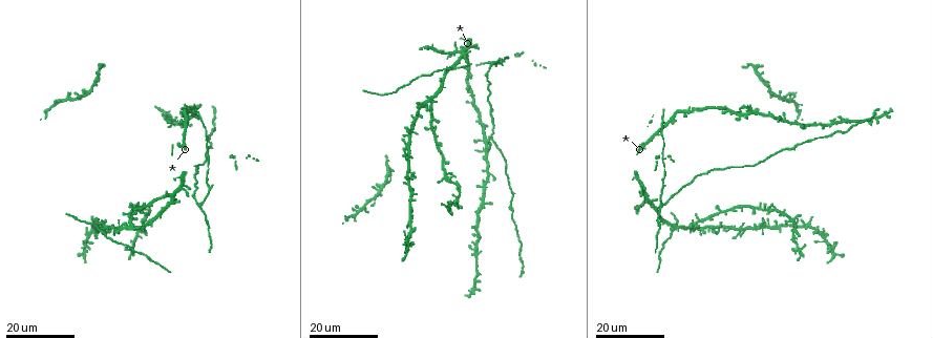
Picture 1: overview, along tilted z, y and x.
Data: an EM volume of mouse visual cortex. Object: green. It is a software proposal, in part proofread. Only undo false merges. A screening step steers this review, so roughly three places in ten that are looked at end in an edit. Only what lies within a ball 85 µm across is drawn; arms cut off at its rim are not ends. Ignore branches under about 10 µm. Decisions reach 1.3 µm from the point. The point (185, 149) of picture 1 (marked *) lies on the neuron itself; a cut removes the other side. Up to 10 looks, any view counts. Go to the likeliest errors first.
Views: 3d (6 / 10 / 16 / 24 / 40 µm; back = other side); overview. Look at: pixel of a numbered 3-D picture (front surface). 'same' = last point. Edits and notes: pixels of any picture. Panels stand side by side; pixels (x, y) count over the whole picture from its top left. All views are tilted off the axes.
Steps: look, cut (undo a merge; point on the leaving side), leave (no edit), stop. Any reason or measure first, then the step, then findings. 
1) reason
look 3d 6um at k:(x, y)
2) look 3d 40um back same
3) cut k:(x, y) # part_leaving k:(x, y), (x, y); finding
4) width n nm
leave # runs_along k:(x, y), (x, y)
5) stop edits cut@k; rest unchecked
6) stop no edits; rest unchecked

three-way junction
look 3d 24um at 1:(760, 79)

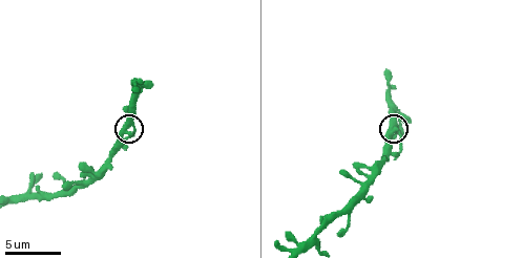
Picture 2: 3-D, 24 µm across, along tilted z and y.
look 3d 6um at 2:(396, 130)

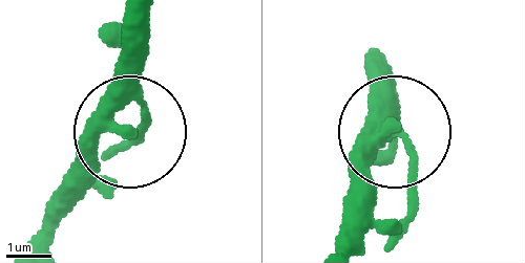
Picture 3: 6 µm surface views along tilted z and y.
width 250 nm
leave # all the same neuron

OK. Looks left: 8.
thin arm on a thick one
look 3d 24um at 1:(172, 202)

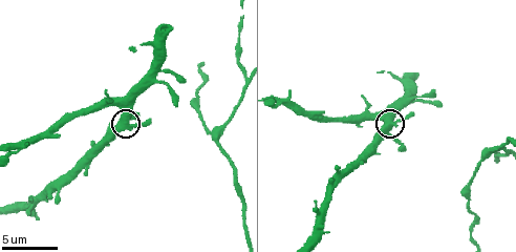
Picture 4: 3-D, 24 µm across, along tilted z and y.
look 3d 6um at 4:(385, 132)

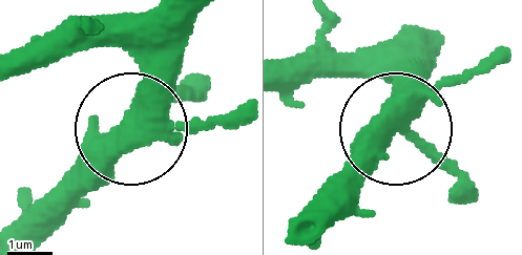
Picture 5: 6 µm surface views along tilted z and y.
arms 4
leave # one neuron here

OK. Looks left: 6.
three-way junction
look 3d 16um at 4:(219, 130)

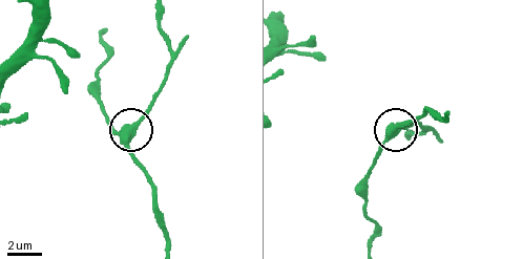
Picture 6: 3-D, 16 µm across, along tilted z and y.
look 3d 16um back at 6:(130, 135)

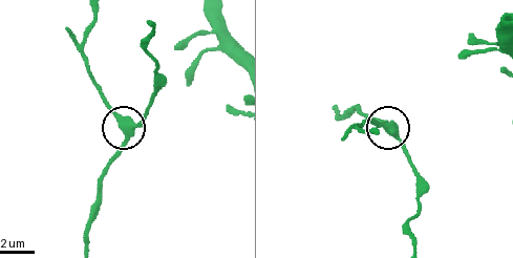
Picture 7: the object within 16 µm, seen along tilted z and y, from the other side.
arms 3
leave # continuous, no second neuron

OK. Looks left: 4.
look 3d 16um at 1:(484, 185)

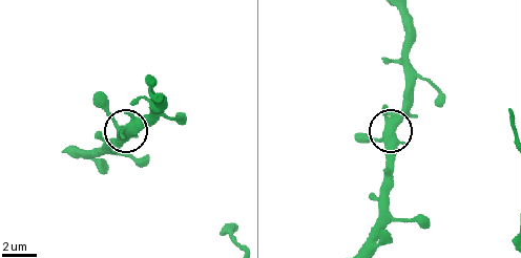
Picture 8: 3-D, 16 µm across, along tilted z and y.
look 3d 10um at 8:(383, 139)

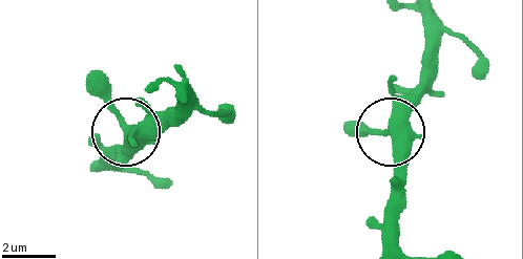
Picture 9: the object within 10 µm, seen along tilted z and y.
look 3d 6um at 9:(390, 129)

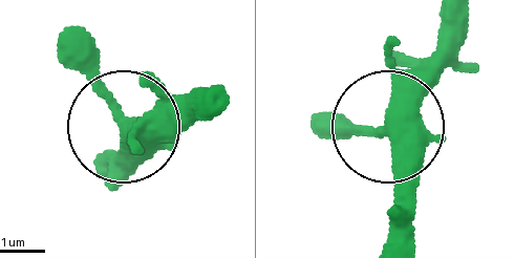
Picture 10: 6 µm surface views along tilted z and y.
width 410 nm
leave # runs_along 10:(208, 88), (123, 132), (113, 184); all the same neuron

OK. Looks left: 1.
calibre changes
look 3d 10um at 4:(239, 50)

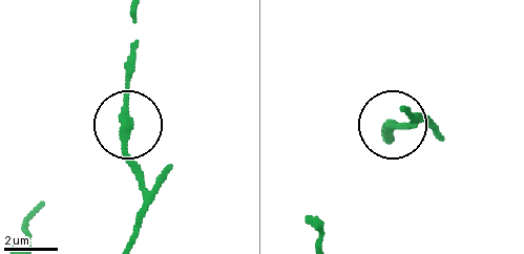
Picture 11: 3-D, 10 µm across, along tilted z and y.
width 280 nm
leave # one neuron here

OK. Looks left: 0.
stop no edits; rest unchecked

